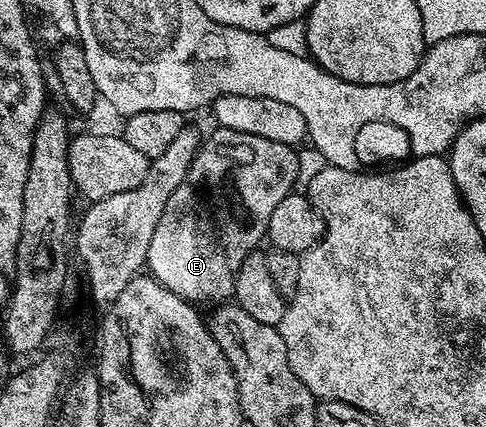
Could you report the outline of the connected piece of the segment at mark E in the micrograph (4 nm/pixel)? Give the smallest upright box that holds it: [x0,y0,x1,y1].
[146,127,298,305]

